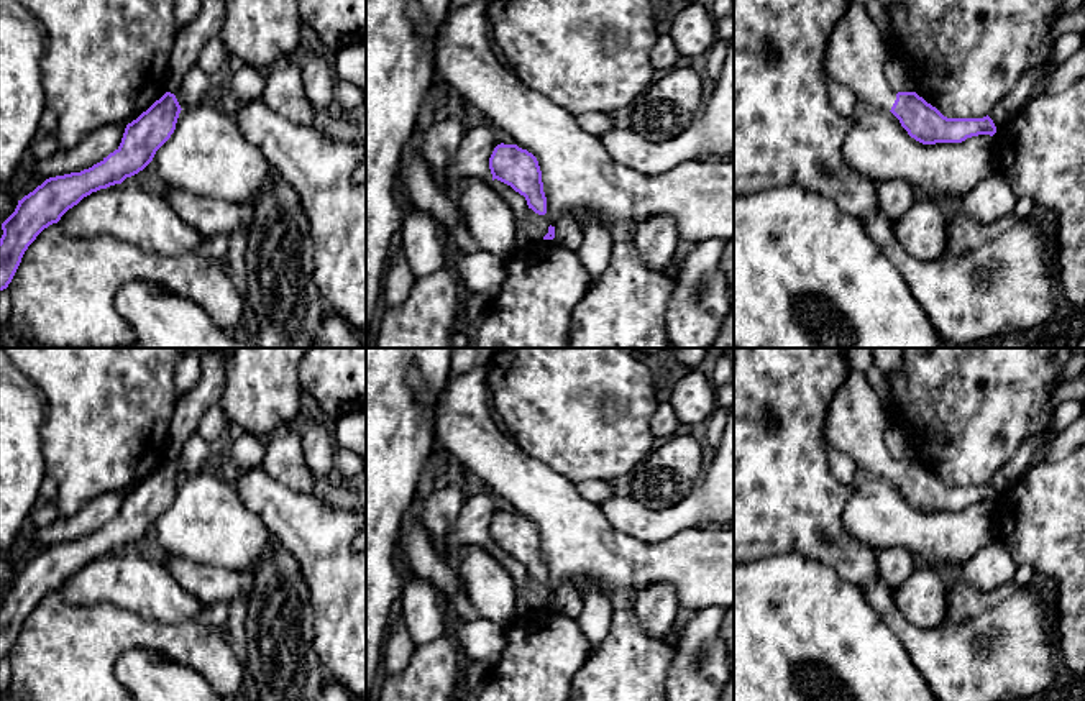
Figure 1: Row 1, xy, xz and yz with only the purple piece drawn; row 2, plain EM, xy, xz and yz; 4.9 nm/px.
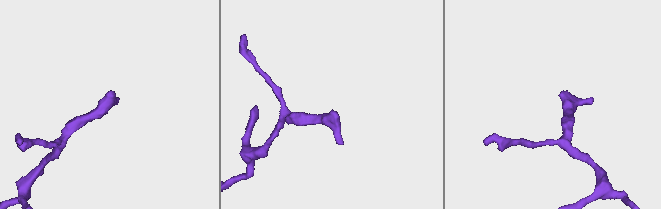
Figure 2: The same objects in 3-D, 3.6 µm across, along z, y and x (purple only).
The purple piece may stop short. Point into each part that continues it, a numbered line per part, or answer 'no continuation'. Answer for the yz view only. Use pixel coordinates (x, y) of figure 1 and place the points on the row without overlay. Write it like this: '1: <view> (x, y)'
1: yz (856, 424)

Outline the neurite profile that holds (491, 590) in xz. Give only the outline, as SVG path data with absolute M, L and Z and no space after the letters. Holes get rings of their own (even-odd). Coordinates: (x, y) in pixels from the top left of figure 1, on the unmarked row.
M463 484L435 488L419 501L419 519L430 543L465 584L471 606L481 619L509 627L514 621L517 586L514 576L499 563L492 548L461 547L445 542L468 494Z

